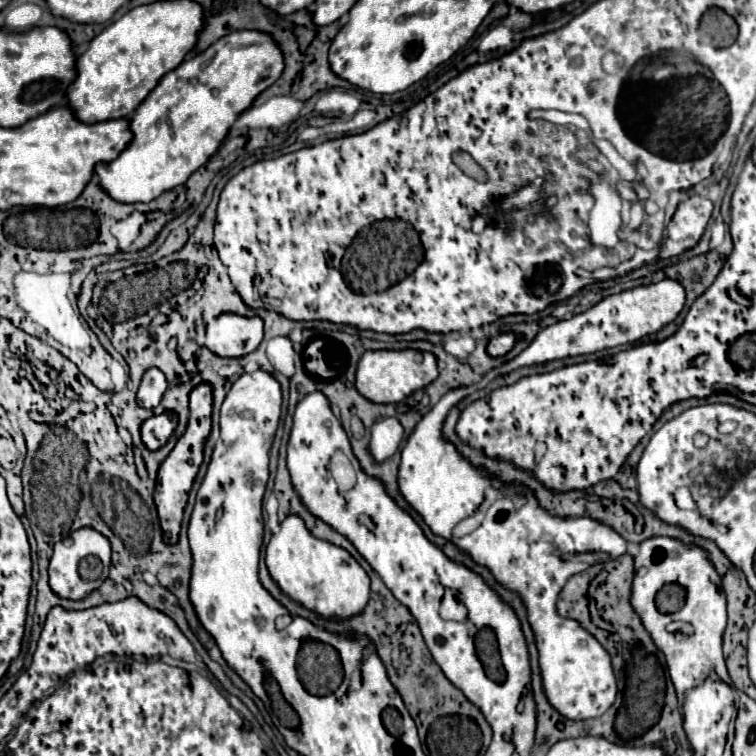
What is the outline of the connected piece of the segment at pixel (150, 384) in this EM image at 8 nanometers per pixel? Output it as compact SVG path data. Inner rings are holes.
M153 367L149 369L143 379L141 379L141 385L139 385L139 391L137 391L137 403L139 407L145 407L145 409L155 409L163 397L167 389L167 381L165 381L165 375Z

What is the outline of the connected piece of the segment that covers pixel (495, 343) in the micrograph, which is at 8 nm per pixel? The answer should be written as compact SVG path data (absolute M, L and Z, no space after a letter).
M501 333L499 337L493 337L493 339L489 341L487 353L489 353L491 357L503 357L505 353L511 351L513 343L515 343L515 335L513 335L513 333Z

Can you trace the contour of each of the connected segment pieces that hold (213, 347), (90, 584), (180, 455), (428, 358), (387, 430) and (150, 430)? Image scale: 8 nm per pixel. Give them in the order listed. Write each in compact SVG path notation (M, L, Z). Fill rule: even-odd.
M223 313L207 325L207 349L219 357L245 357L253 353L263 339L263 321L259 317L241 317Z
M89 527L77 529L69 537L59 541L55 545L55 549L53 549L53 557L49 561L49 585L51 585L51 591L55 591L55 595L59 595L63 599L81 601L91 591L101 587L101 583L109 575L109 565L111 565L109 541L101 533L97 533L97 531L89 529Z
M207 383L199 385L193 389L193 395L189 395L189 425L185 435L177 441L169 457L161 463L159 475L157 475L157 485L155 485L155 507L157 515L161 521L163 537L167 543L177 543L179 529L181 529L181 519L183 519L183 509L187 505L187 493L195 481L195 475L203 463L203 445L207 435L211 433L211 387Z
M411 349L367 351L359 361L355 387L365 399L371 399L373 403L399 403L405 397L413 395L415 391L427 387L437 375L439 375L437 359L431 353L421 353L421 351L411 351Z
M389 417L377 421L371 429L371 455L377 461L389 459L399 449L401 439L403 439L403 427L399 425L397 419Z
M165 411L161 415L153 415L141 425L141 439L147 449L159 449L163 447L169 437L173 435L177 427L177 413L175 411Z

